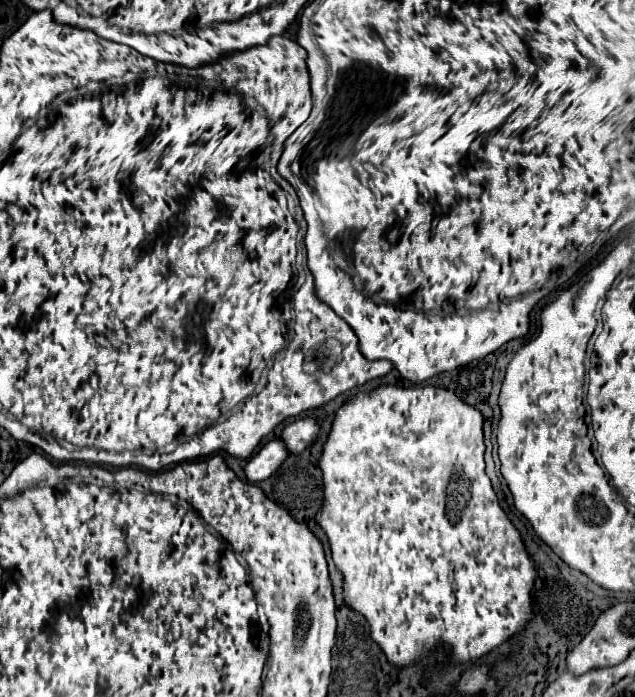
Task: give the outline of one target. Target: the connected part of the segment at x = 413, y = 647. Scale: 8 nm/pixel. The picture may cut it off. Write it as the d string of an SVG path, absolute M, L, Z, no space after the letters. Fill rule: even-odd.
M380 386L370 394L356 394L336 412L332 432L320 456L320 470L324 472L324 504L322 510L316 514L316 522L328 534L336 568L344 576L346 604L372 622L370 626L372 640L376 640L376 644L382 648L386 658L396 666L412 664L414 660L418 660L420 656L428 654L438 646L450 646L450 654L454 662L478 660L490 650L494 650L496 646L500 646L502 642L506 642L518 630L522 630L522 626L528 622L528 616L532 616L530 590L536 572L532 568L532 560L524 550L518 530L512 526L512 522L506 518L504 510L500 508L490 478L486 476L486 465L482 456L486 448L482 436L482 422L484 422L482 414L476 408L464 404L450 390L434 388L434 386L426 386L426 388Z

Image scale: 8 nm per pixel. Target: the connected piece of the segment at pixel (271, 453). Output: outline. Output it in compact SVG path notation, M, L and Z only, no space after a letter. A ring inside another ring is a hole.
M270 440L268 444L264 444L258 450L258 454L254 454L248 460L248 464L244 468L246 478L250 482L262 482L262 480L270 478L288 456L290 456L290 452L282 440Z

